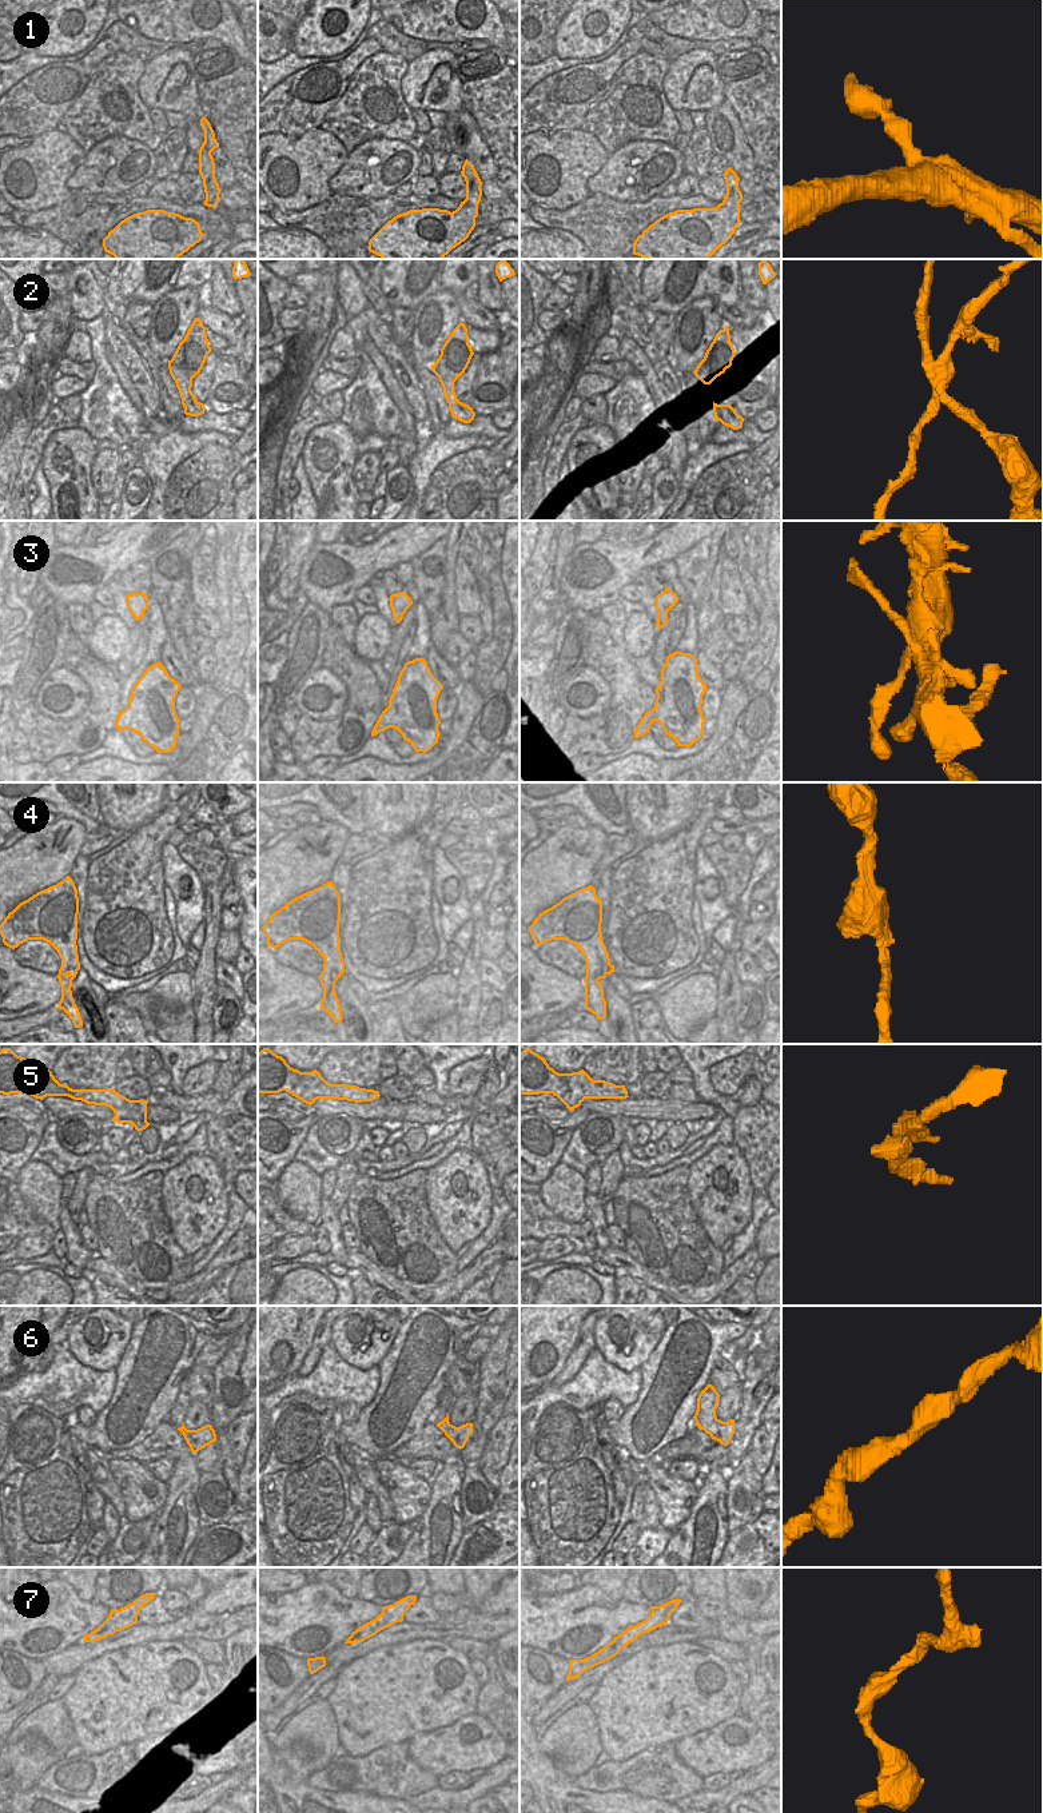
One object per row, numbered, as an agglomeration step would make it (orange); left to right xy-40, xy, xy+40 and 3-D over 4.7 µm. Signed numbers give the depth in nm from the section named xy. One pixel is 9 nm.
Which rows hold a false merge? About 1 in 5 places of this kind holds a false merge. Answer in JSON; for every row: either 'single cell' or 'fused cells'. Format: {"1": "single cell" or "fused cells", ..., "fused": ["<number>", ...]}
{"1": "single cell", "2": "fused cells", "3": "single cell", "4": "single cell", "5": "single cell", "6": "single cell", "7": "single cell", "fused": ["2"]}

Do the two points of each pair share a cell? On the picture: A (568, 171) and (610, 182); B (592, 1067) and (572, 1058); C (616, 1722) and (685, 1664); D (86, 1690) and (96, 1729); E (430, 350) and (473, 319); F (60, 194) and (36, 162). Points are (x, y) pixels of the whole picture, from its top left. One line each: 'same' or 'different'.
A: different
B: different
C: same
D: same
E: different
F: same

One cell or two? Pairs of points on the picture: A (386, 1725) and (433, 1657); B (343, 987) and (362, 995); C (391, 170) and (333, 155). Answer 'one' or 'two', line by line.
A: one
B: two
C: two

